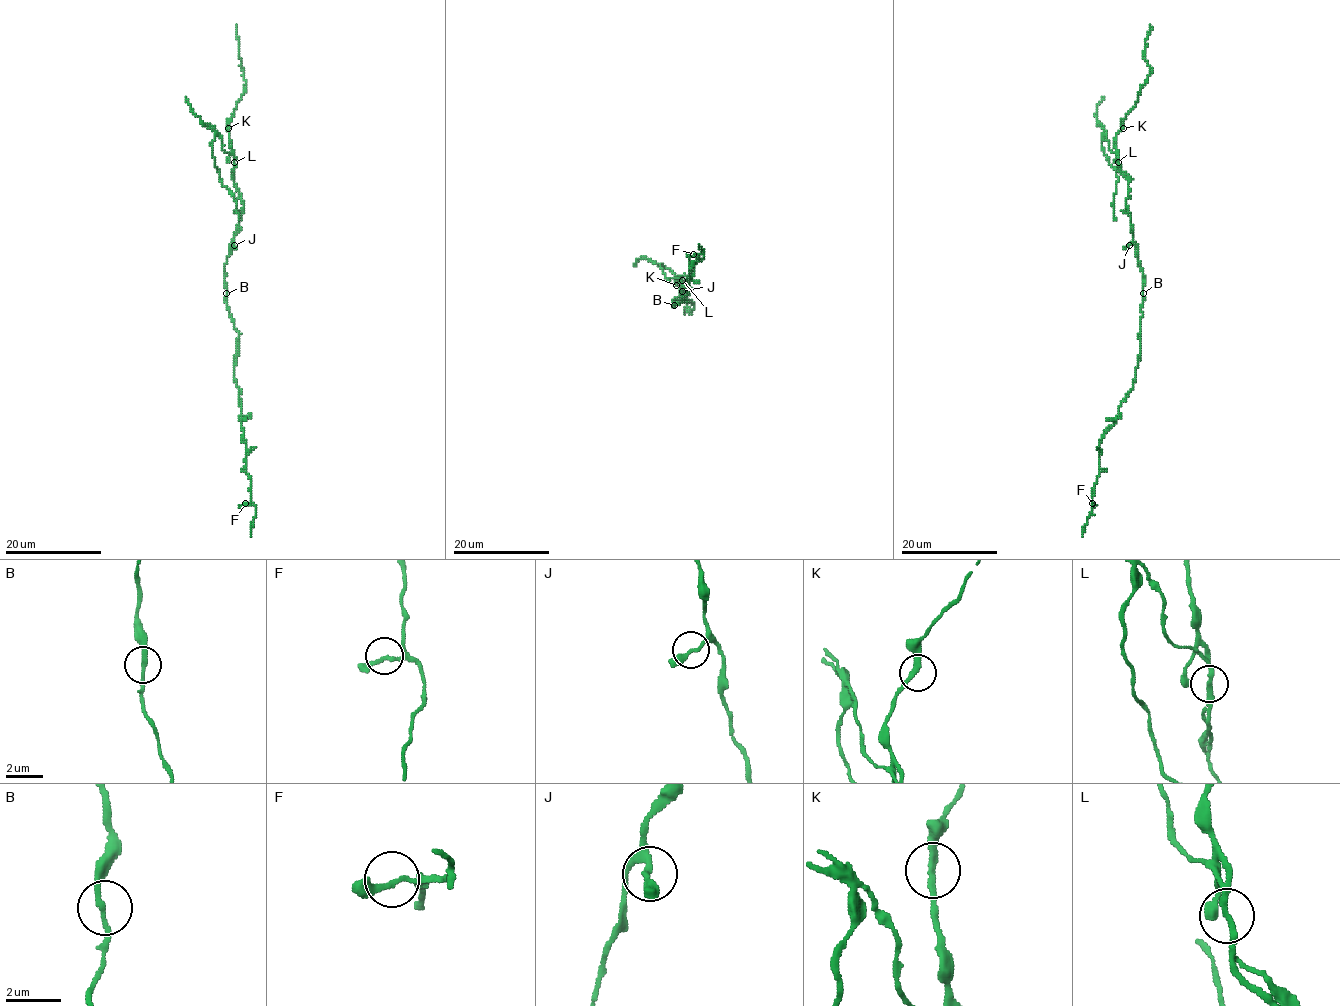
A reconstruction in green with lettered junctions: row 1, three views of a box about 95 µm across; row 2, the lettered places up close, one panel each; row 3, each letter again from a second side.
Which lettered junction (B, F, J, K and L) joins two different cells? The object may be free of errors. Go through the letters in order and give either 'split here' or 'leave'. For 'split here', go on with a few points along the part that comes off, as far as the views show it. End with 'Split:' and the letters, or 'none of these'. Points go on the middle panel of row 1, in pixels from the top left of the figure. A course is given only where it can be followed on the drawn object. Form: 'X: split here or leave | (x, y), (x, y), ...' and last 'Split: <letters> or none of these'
B: leave
F: leave
J: leave
K: leave
L: split here | (682, 280), (660, 264), (669, 280), (681, 275), (686, 277)
Split: L

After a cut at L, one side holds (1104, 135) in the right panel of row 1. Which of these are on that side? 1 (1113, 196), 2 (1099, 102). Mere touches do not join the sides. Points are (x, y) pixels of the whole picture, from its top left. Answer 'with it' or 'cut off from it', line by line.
1: with it
2: with it

